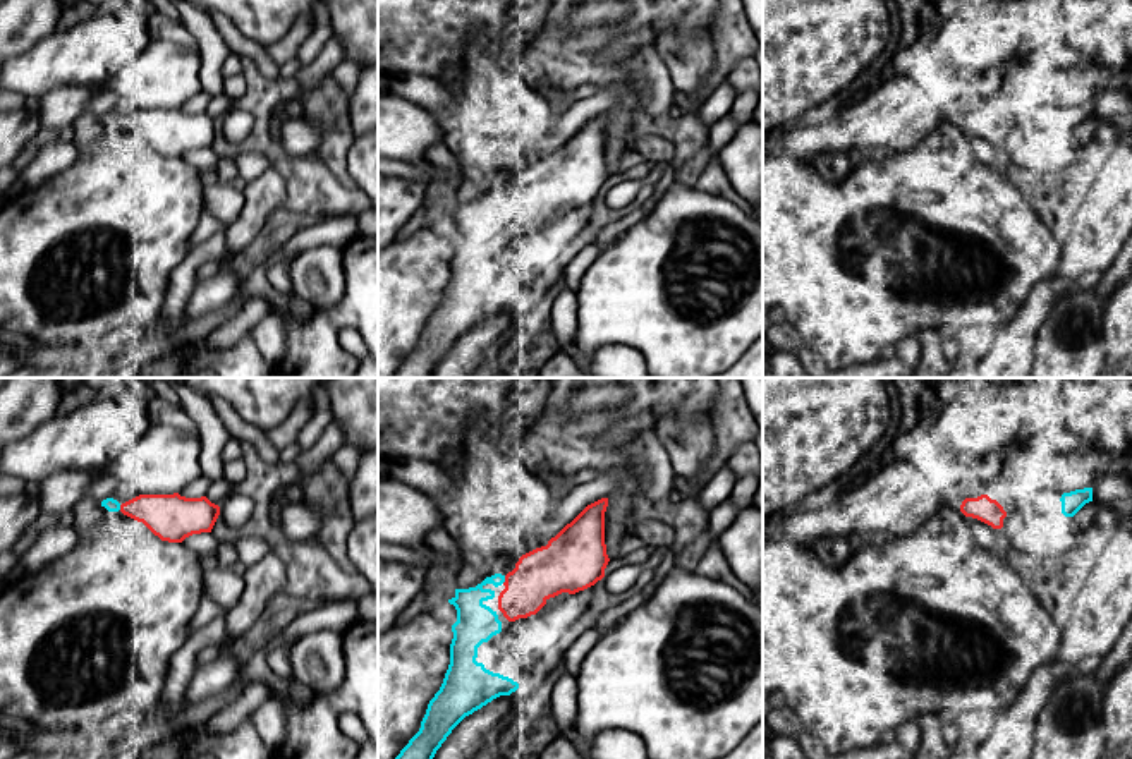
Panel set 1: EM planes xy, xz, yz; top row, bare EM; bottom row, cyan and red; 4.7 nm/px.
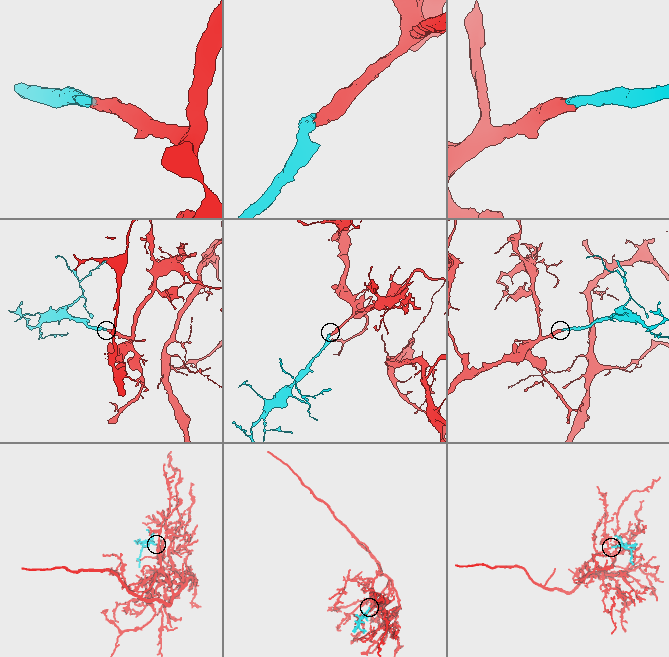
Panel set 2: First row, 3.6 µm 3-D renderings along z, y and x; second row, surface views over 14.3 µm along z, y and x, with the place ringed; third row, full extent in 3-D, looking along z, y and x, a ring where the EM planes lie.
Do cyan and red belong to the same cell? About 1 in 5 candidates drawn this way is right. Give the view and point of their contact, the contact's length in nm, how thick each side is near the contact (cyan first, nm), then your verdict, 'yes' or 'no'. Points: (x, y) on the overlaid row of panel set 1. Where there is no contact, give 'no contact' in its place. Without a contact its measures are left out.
xz (504, 579) | 40 nm | 190/240 nm | yes

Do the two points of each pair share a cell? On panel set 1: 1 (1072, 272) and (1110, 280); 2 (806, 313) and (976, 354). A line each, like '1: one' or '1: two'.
1: two
2: two

